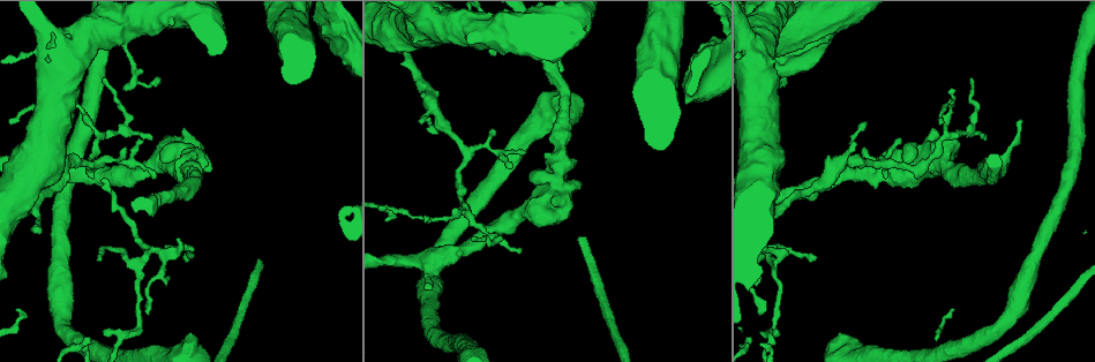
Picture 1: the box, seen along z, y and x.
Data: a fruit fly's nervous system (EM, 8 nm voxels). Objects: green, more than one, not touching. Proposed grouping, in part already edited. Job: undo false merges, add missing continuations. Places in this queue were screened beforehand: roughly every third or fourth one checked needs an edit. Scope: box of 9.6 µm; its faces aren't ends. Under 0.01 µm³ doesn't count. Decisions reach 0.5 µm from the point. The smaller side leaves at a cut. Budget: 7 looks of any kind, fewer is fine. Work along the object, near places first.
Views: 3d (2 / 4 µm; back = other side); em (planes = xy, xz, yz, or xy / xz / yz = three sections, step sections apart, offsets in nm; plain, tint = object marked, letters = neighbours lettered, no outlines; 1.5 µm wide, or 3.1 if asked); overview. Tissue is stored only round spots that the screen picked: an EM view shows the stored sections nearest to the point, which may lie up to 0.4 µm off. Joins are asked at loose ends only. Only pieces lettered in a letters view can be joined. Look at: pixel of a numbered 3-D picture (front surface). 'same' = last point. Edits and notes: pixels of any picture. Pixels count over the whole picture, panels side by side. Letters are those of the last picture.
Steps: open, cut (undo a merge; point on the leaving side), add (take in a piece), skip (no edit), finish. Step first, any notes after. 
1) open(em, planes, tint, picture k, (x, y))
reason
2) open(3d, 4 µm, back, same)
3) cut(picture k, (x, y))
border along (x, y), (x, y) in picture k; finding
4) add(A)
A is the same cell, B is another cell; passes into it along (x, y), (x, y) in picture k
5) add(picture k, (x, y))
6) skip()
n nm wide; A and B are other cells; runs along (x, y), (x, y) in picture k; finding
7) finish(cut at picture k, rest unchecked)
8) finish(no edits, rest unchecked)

open(3d, 2 µm, back, picture 1, (426, 277))
thick turns thin

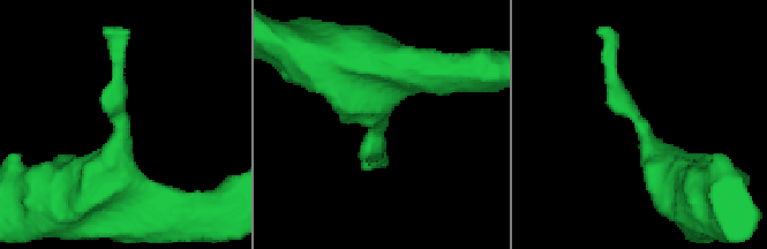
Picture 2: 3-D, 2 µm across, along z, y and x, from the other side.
open(em, xy, step 8, letters, picture 2, (118, 120))

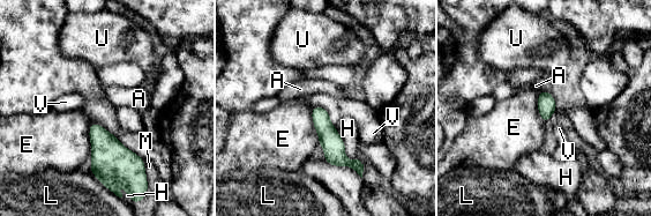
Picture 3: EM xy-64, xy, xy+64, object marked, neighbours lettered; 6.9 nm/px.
open(em, xz, step 8, letters, same)

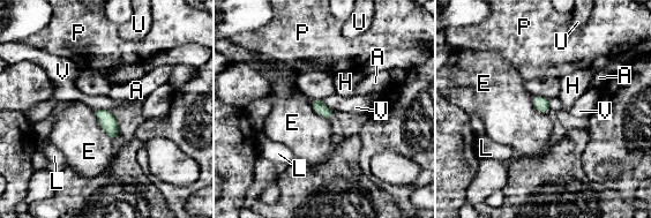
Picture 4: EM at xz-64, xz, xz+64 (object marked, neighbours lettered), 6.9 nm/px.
skip()
A, E, H, L, P, U and V are other cells; border along (109, 108), (96, 108), (94, 111) in picture 4; one neuron here

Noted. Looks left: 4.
open(em, planes, letters, picture 1, (981, 136))
an open end

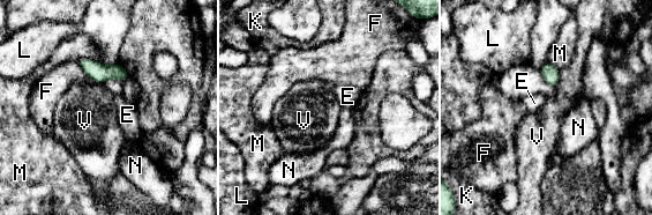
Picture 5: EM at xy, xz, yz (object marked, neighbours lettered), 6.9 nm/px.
skip()
E, F, K, L, M, N and V are other cells; border along (560, 69), (559, 83), (555, 87) in picture 5; none of them fits

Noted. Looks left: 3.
open(3d, 4 µm, picture 1, (161, 77))
thin end

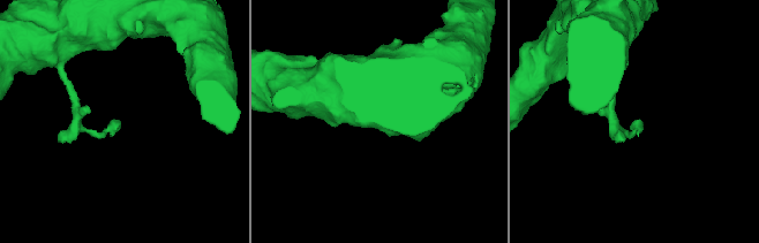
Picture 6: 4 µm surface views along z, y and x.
open(em, xy, step 4, letters, picture 6, (640, 120))

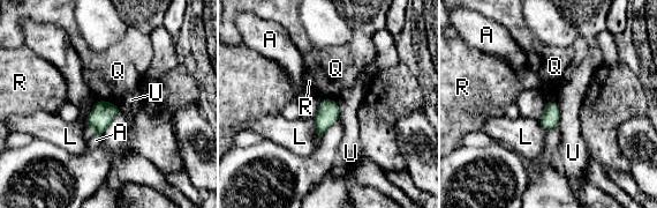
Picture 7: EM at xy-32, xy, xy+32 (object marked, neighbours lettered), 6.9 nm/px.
open(em, planes, letters, same)

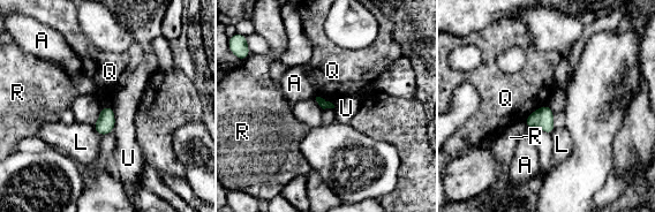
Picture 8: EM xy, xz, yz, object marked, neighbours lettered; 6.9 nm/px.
skip()
70 nm wide; A, L, Q, R and U are other cells; border along (547, 103), (534, 110), (524, 120) in picture 8; no lettered piece goes on from it

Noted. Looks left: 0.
finish(no edits, rest unchecked)

